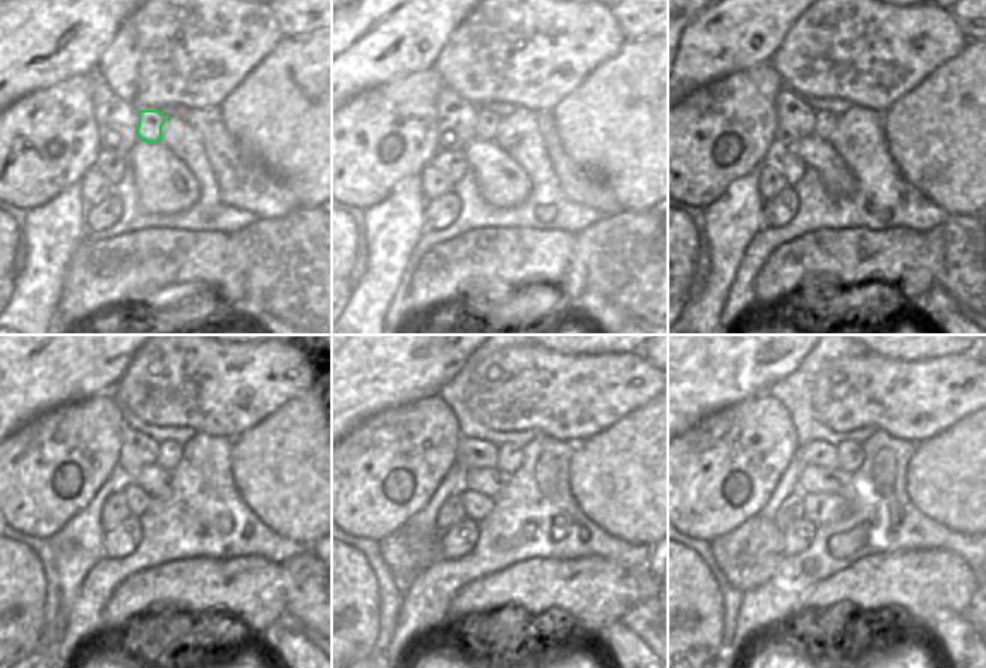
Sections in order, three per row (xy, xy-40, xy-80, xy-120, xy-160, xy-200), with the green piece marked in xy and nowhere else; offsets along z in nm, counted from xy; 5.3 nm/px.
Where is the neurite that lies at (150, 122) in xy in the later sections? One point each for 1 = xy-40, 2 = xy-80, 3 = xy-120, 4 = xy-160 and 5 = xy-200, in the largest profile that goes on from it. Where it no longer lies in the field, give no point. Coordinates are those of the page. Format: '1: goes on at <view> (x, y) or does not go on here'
1: goes on at xy-40 (488, 122)
2: goes on at xy-80 (824, 122)
3: goes on at xy-120 (170, 452)
4: goes on at xy-160 (509, 455)
5: goes on at xy-200 (850, 455)

